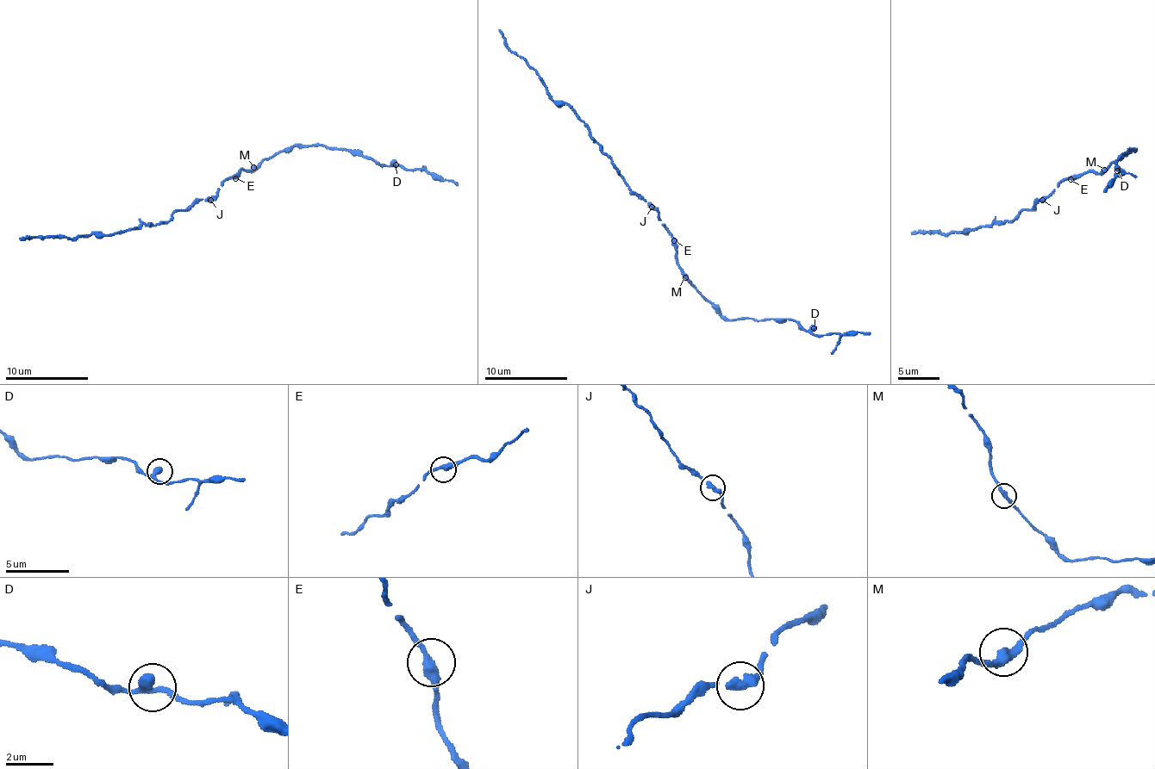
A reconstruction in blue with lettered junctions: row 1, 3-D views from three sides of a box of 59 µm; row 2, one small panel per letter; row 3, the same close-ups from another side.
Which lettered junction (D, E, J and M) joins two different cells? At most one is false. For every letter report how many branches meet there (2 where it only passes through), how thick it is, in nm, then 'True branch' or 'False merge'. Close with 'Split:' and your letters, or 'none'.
D: Branches: 2. Thickness 320 nm. True branch
E: Branches: 2. Thickness 360 nm. True branch
J: Branches: 2. Thickness 320 nm. True branch
M: Branches: 2. Thickness 320 nm. True branch
Split: none

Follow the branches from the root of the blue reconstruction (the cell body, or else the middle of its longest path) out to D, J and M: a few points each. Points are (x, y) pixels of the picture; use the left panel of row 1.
D: (230, 178), (239, 174), (240, 170), (248, 171), (265, 158), (296, 145), (359, 150), (381, 164), (396, 164)
J: (230, 178), (210, 199)
M: (230, 178), (239, 174), (240, 170), (248, 171), (253, 167)

